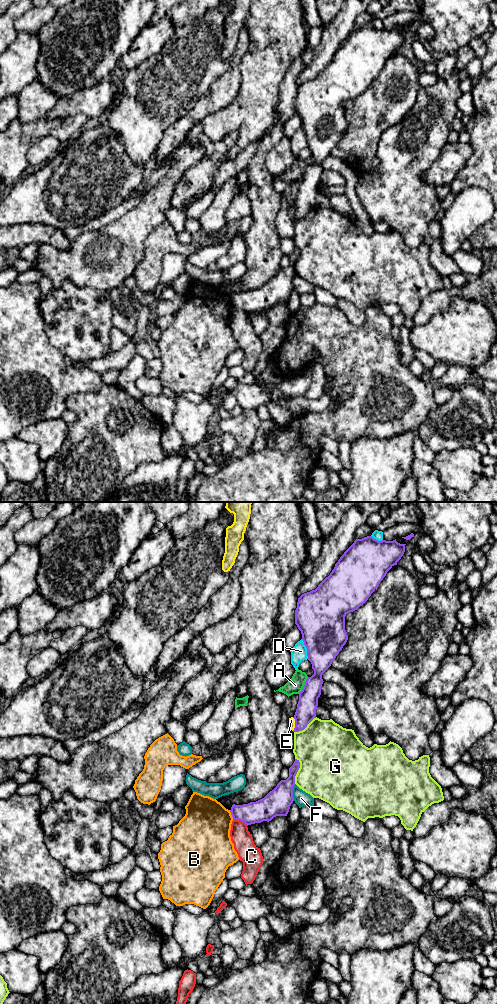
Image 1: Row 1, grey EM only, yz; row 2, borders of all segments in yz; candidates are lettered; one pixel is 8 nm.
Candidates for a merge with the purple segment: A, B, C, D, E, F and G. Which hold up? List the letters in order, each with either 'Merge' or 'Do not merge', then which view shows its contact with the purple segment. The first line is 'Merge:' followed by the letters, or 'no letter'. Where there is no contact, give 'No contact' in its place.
Merge: no letter
A: Do not merge. Touches purple in yz
B: Do not merge. Touches purple in yz
C: Do not merge. Touches purple in yz
D: Do not merge. Touches purple in yz
E: Do not merge. Touches purple in yz
F: Do not merge. Touches purple in yz
G: Do not merge. Touches purple in yz

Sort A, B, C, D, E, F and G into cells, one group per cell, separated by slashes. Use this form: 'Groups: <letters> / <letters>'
Groups: A / B / C / D / E / F / G

